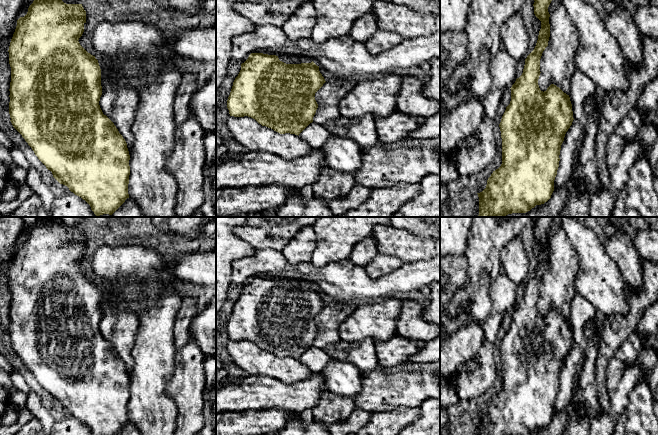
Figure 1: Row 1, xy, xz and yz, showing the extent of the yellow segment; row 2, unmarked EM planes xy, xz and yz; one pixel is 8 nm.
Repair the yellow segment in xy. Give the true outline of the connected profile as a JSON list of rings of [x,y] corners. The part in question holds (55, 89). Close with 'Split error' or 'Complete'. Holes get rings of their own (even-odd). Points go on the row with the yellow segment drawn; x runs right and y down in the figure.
[[[34,0],[29,6],[27,14],[17,20],[17,26],[8,50],[11,67],[9,114],[13,127],[22,135],[38,159],[52,172],[53,177],[60,184],[67,186],[75,195],[85,200],[94,214],[99,217],[103,214],[112,215],[129,198],[130,155],[125,139],[100,108],[99,101],[102,95],[101,69],[95,56],[88,53],[78,41],[84,32],[85,23],[86,11],[82,4],[66,4],[62,0]]]. Complete

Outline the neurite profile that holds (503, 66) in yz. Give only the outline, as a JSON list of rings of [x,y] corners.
[[[501,46],[497,55],[491,59],[491,86],[482,99],[484,115],[494,119],[504,92],[515,83],[517,60]]]

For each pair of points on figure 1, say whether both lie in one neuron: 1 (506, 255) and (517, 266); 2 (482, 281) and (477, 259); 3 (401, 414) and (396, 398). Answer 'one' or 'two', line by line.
1: one
2: one
3: two

